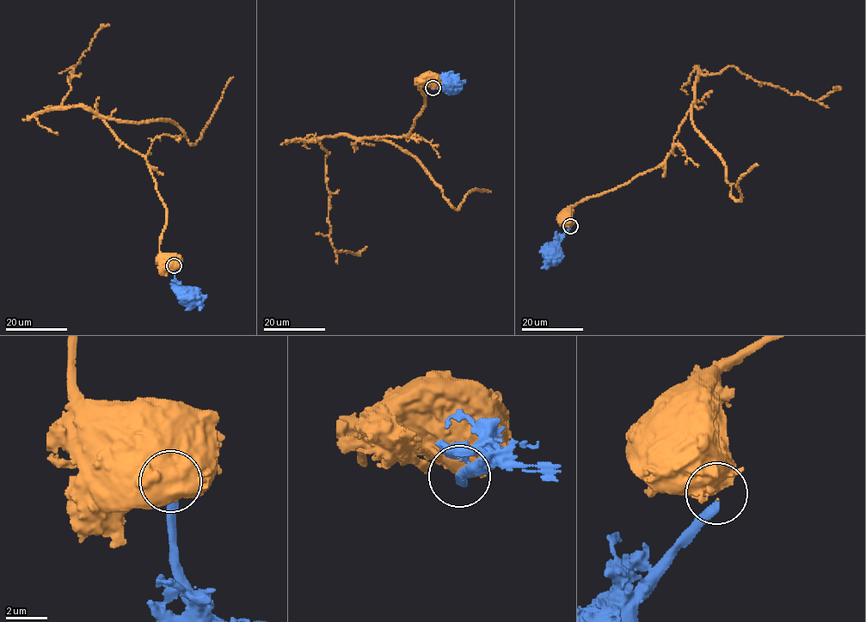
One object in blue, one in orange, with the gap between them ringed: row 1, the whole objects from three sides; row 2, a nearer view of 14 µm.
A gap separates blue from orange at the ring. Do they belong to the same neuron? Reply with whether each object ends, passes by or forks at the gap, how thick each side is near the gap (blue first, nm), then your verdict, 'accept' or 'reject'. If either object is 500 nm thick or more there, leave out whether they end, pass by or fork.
360/850 nm | reject

